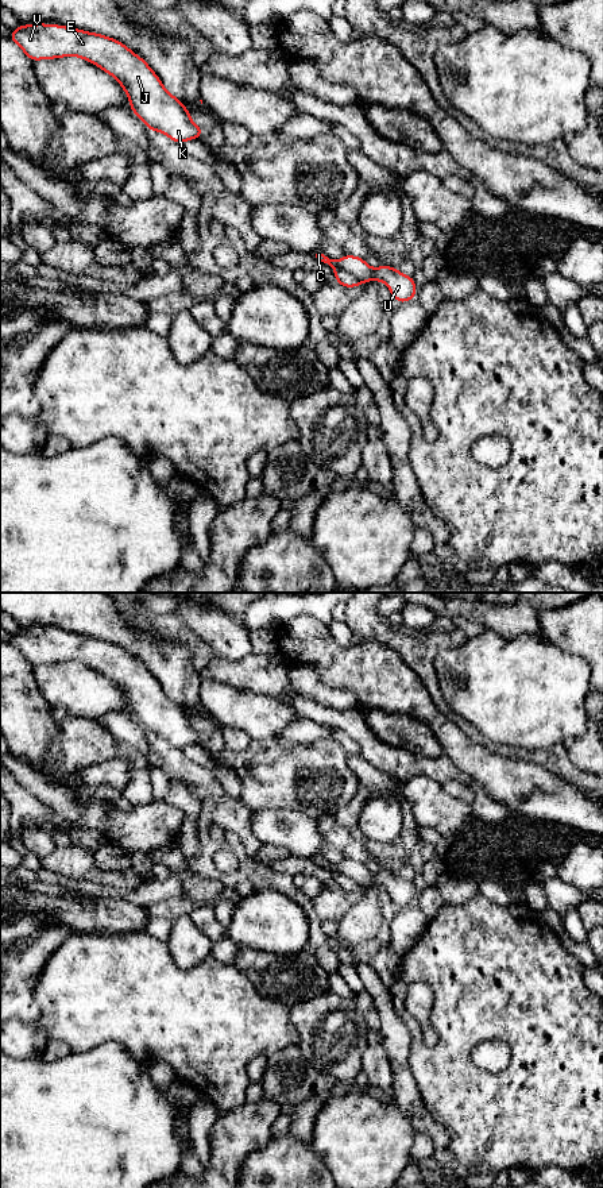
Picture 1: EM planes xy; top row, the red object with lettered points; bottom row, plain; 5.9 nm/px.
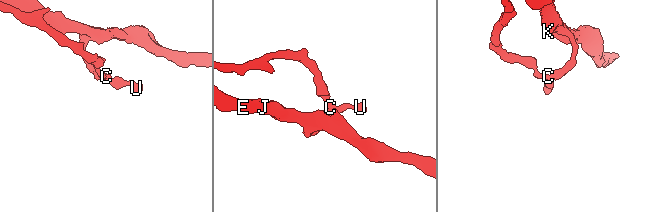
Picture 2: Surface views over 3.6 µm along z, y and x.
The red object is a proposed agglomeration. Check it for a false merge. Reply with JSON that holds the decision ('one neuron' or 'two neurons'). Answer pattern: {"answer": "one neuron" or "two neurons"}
{"answer": "two neurons"}

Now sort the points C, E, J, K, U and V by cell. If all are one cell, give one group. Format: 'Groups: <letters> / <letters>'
Groups: C U / E J K V

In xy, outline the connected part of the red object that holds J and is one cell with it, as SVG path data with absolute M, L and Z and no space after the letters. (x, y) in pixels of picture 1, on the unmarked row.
M39 626L27 630L19 629L16 634L9 636L9 644L16 648L32 667L71 660L98 671L117 684L130 703L130 714L150 736L162 737L179 749L190 744L200 744L204 738L204 733L196 730L192 725L189 714L179 703L166 695L161 683L148 668L115 643L82 636L74 632L45 629Z

